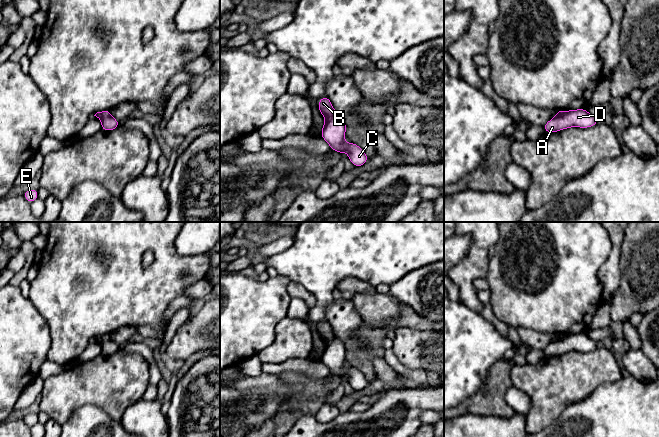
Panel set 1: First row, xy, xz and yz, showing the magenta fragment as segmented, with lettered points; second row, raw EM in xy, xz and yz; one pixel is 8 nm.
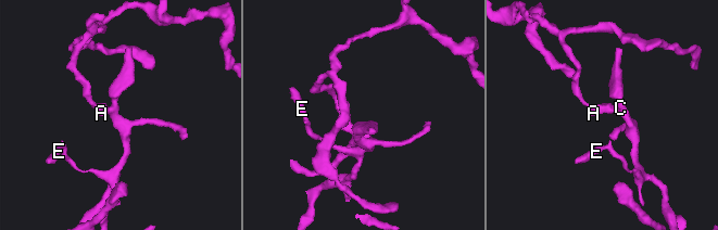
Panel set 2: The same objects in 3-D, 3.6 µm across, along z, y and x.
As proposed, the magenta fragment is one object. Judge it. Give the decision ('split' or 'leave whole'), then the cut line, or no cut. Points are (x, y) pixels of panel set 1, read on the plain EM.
split | xz (332, 331), (332, 336), (325, 343)

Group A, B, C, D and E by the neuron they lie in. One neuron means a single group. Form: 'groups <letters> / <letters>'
groups A C D E / B

